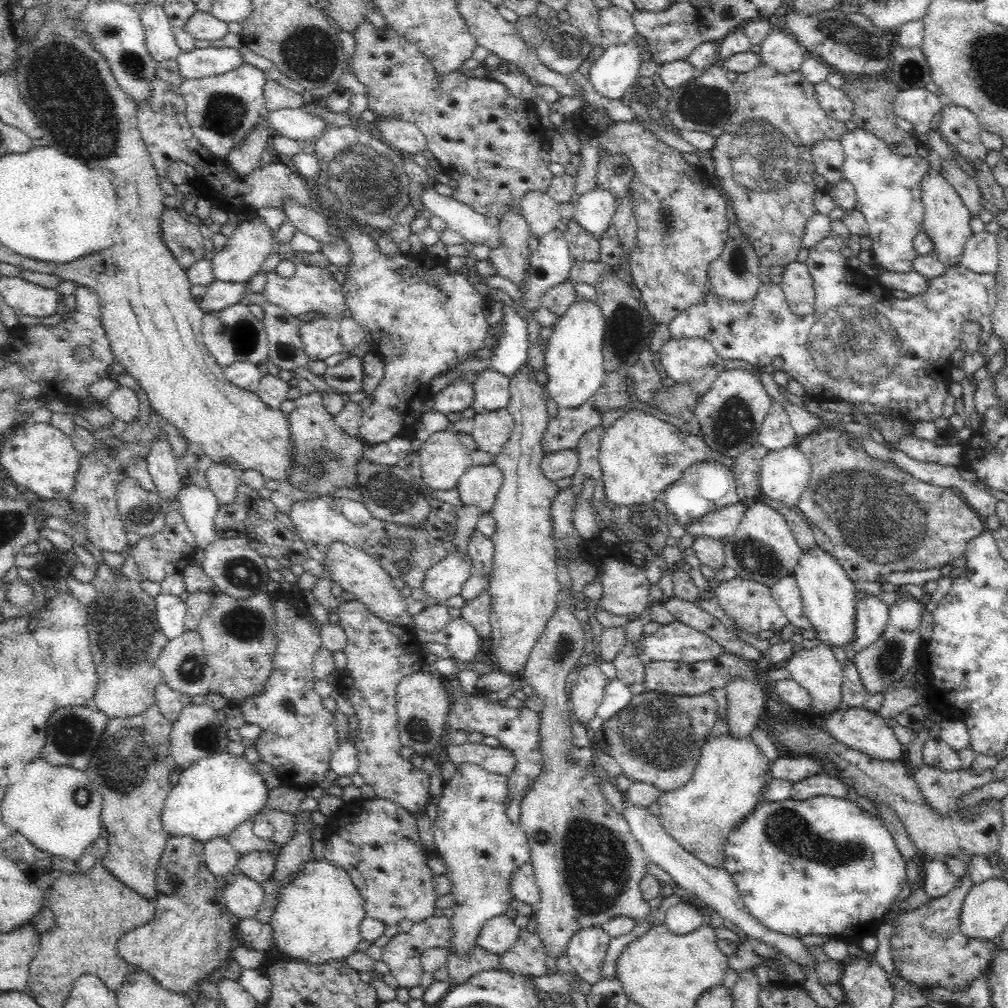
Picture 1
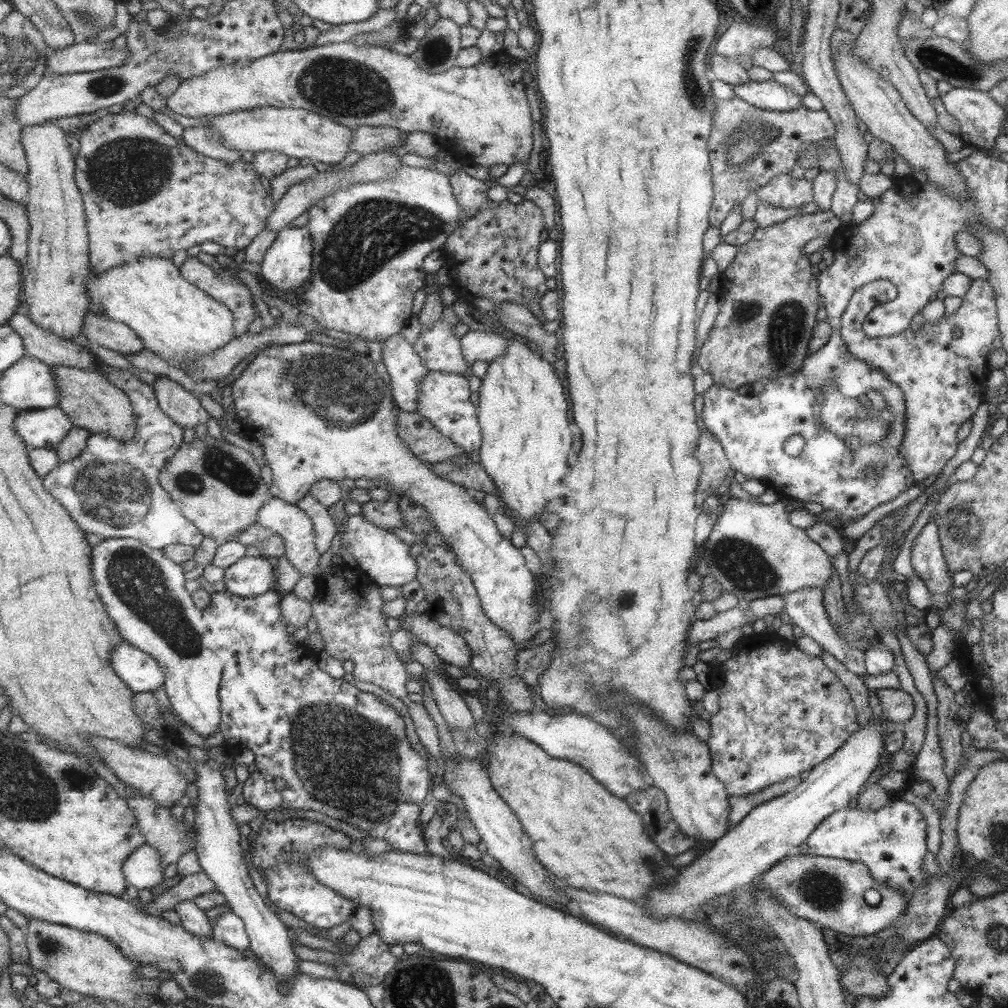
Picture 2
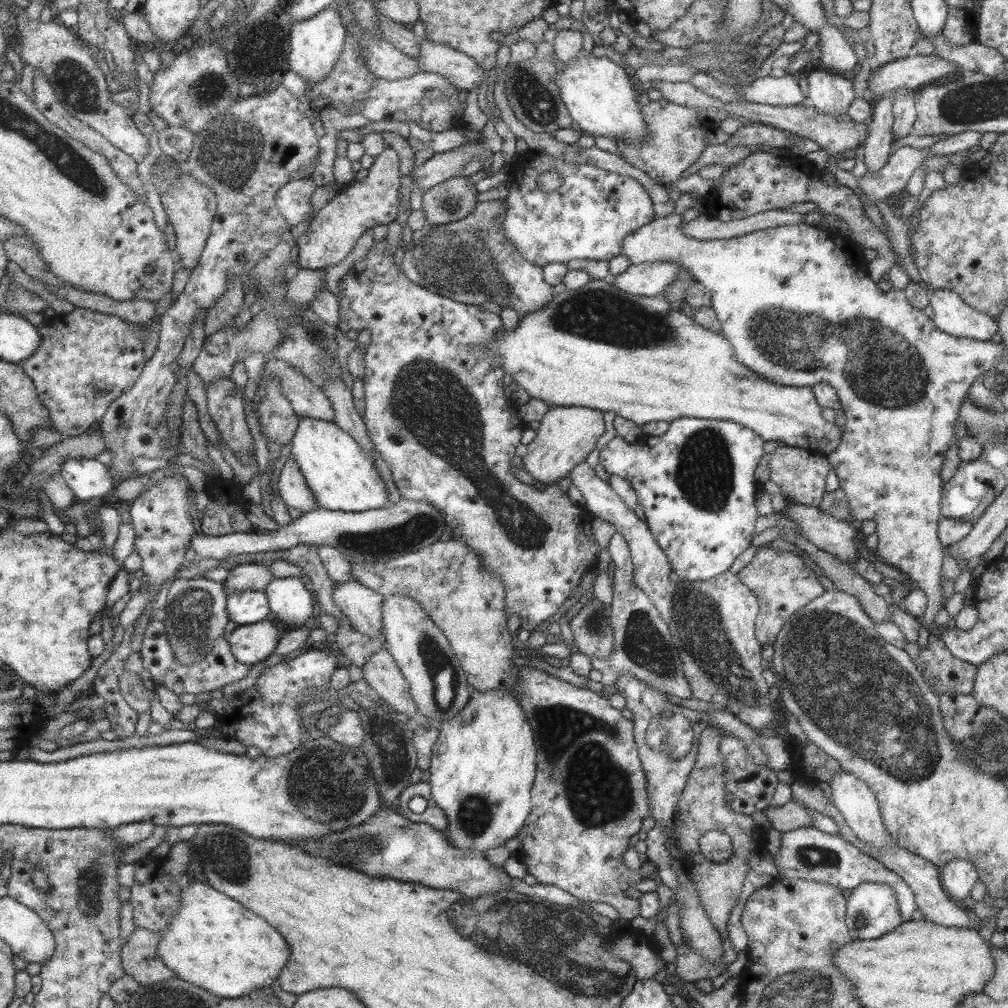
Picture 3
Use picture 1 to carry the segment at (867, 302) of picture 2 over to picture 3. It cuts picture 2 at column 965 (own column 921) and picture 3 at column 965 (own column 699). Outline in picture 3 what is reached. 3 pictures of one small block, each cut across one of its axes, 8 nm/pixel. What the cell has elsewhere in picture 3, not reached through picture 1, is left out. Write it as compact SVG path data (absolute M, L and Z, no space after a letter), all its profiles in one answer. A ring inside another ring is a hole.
M937 288L930 291L928 303L934 312L934 325L948 335L989 341L991 336L998 332L995 318L967 306L961 296L953 290Z

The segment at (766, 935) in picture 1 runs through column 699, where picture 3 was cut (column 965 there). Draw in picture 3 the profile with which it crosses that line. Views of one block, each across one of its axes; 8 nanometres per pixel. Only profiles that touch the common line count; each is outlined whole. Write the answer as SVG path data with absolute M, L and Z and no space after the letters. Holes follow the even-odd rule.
M956 858L939 868L940 884L954 902L961 903L978 881L978 871L971 861Z

